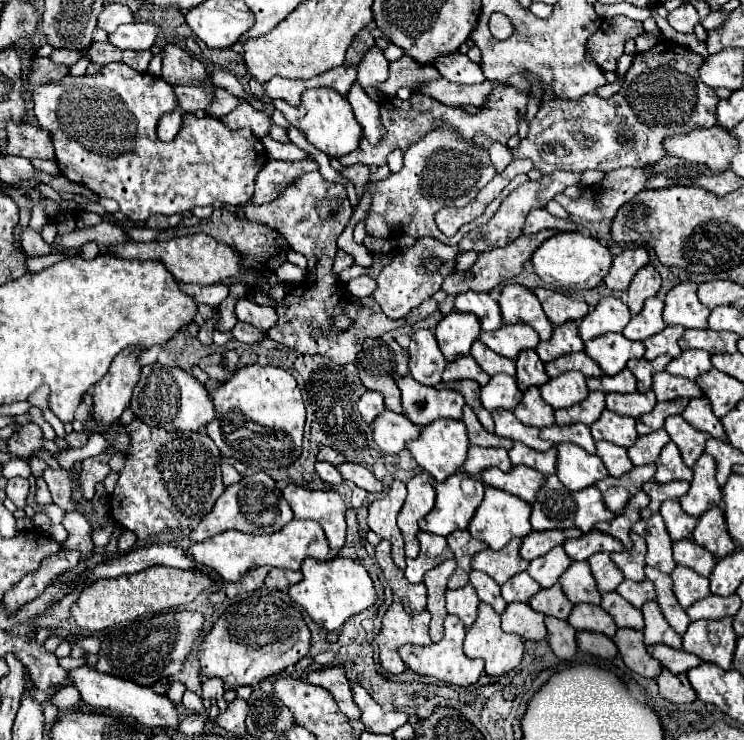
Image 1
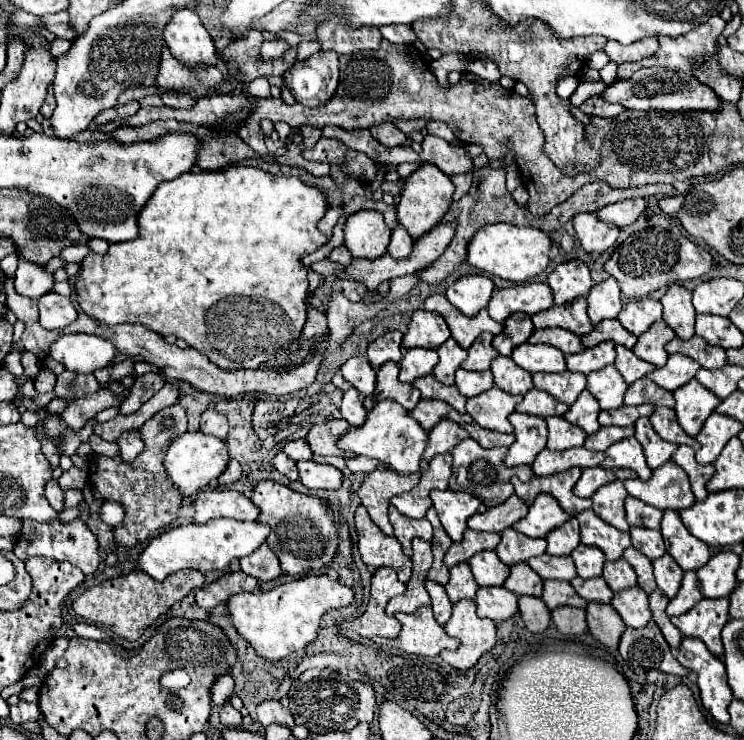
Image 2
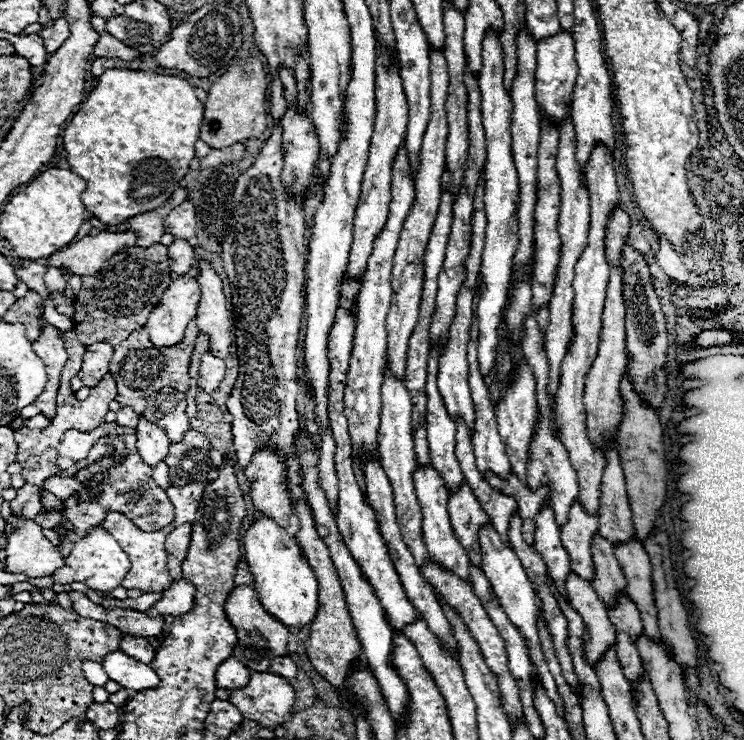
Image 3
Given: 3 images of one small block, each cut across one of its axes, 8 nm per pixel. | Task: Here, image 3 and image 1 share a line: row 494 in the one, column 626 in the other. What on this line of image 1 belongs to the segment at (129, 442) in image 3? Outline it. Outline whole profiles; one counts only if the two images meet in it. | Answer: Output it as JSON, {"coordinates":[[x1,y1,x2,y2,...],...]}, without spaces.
{"coordinates":[[664,42,644,54,636,54,622,88,614,96,604,100,596,94,586,94,582,102,552,98,552,114,548,110,550,106,542,104,542,110,534,122,530,122,528,136,512,150,514,158,530,158,534,168,542,170,542,174,554,170,610,172,658,162,664,158,662,142,666,136,686,134,694,128,714,126,718,122,716,104,720,98,714,88,698,80,702,60,700,54,686,46,670,46]]}

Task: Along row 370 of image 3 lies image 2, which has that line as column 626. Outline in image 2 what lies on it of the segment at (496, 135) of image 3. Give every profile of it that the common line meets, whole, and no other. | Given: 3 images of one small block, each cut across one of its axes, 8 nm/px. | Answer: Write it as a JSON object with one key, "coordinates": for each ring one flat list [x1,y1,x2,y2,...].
{"coordinates":[[666,462,664,466,656,468,652,478,646,480,646,482,642,482,642,480,626,480,624,486,626,486,630,496,634,496,634,498,638,498,638,500,642,500,642,502,646,502,650,506,656,506,660,510,670,510,670,508,672,510,682,510,682,508,688,508,688,506,692,506,696,502,696,498,694,498,694,494,690,490,688,474,674,462]]}

